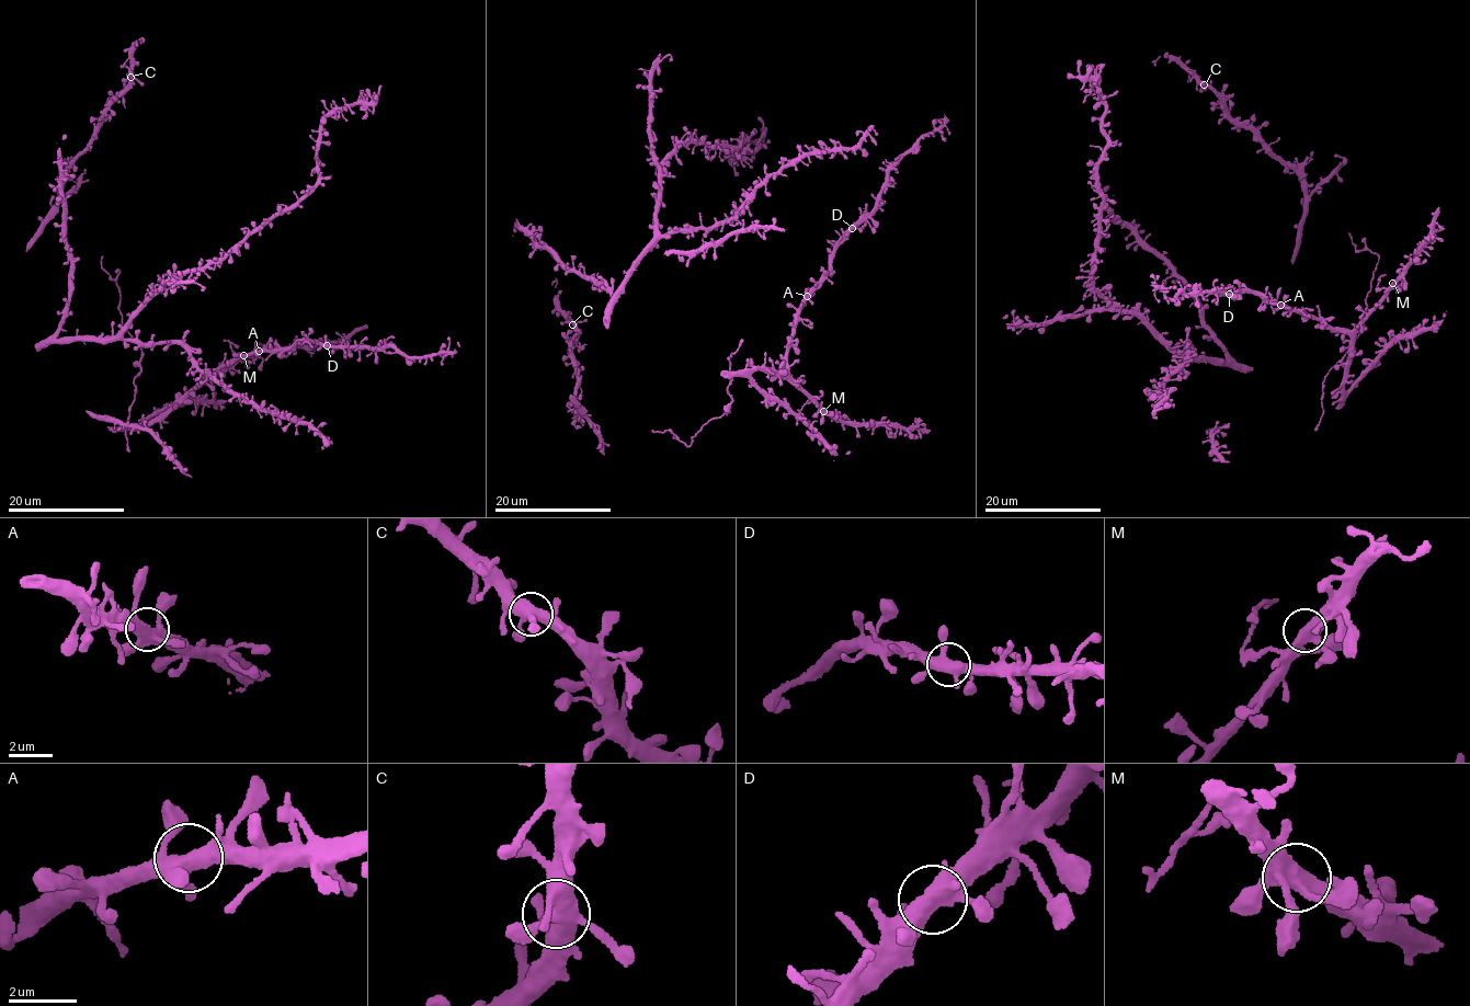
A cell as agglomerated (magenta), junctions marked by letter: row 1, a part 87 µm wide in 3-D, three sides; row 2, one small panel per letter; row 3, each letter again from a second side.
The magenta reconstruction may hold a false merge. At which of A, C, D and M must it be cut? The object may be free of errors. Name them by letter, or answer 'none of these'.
none of these

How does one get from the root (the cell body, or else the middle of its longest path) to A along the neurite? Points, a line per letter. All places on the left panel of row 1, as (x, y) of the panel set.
A: (320, 342), (304, 340), (282, 350), (259, 351)

